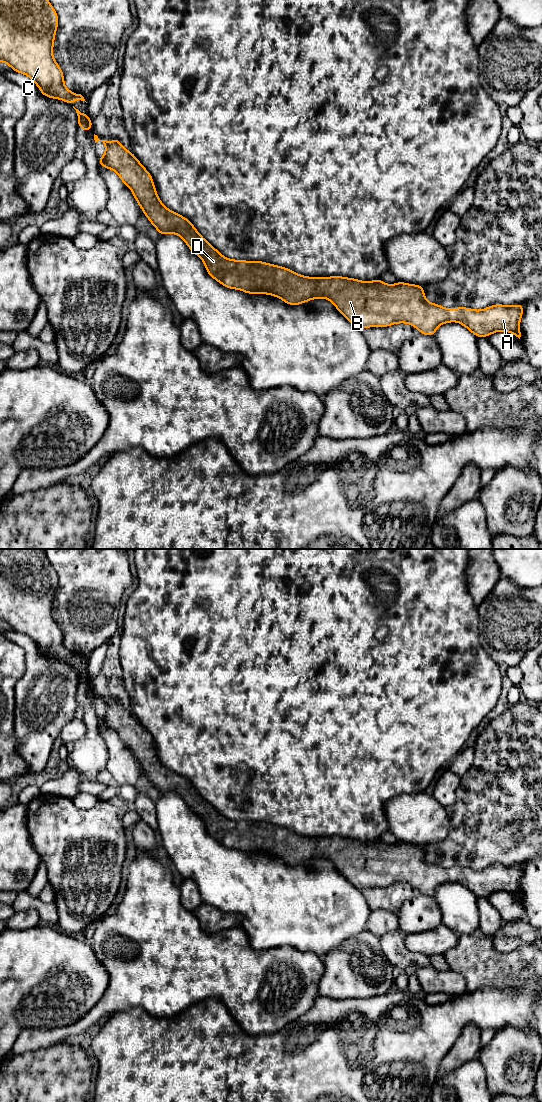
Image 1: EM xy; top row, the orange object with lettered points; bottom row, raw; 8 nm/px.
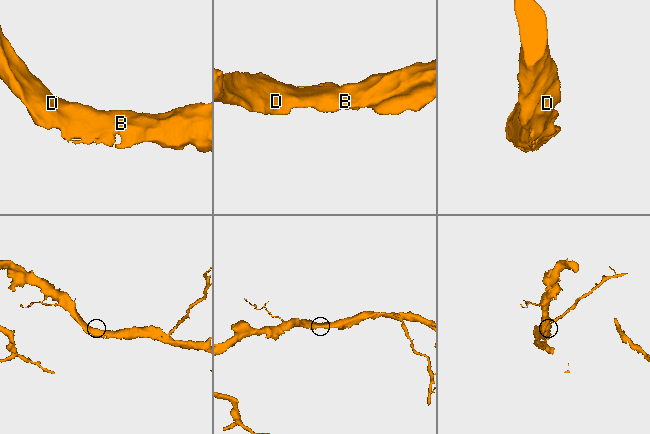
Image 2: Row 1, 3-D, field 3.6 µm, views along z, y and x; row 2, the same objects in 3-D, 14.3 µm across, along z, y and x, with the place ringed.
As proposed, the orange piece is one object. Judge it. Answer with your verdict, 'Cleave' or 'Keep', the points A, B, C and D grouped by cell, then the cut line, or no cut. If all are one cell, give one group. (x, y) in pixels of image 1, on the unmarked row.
Keep. Groups: A B C D. No split

